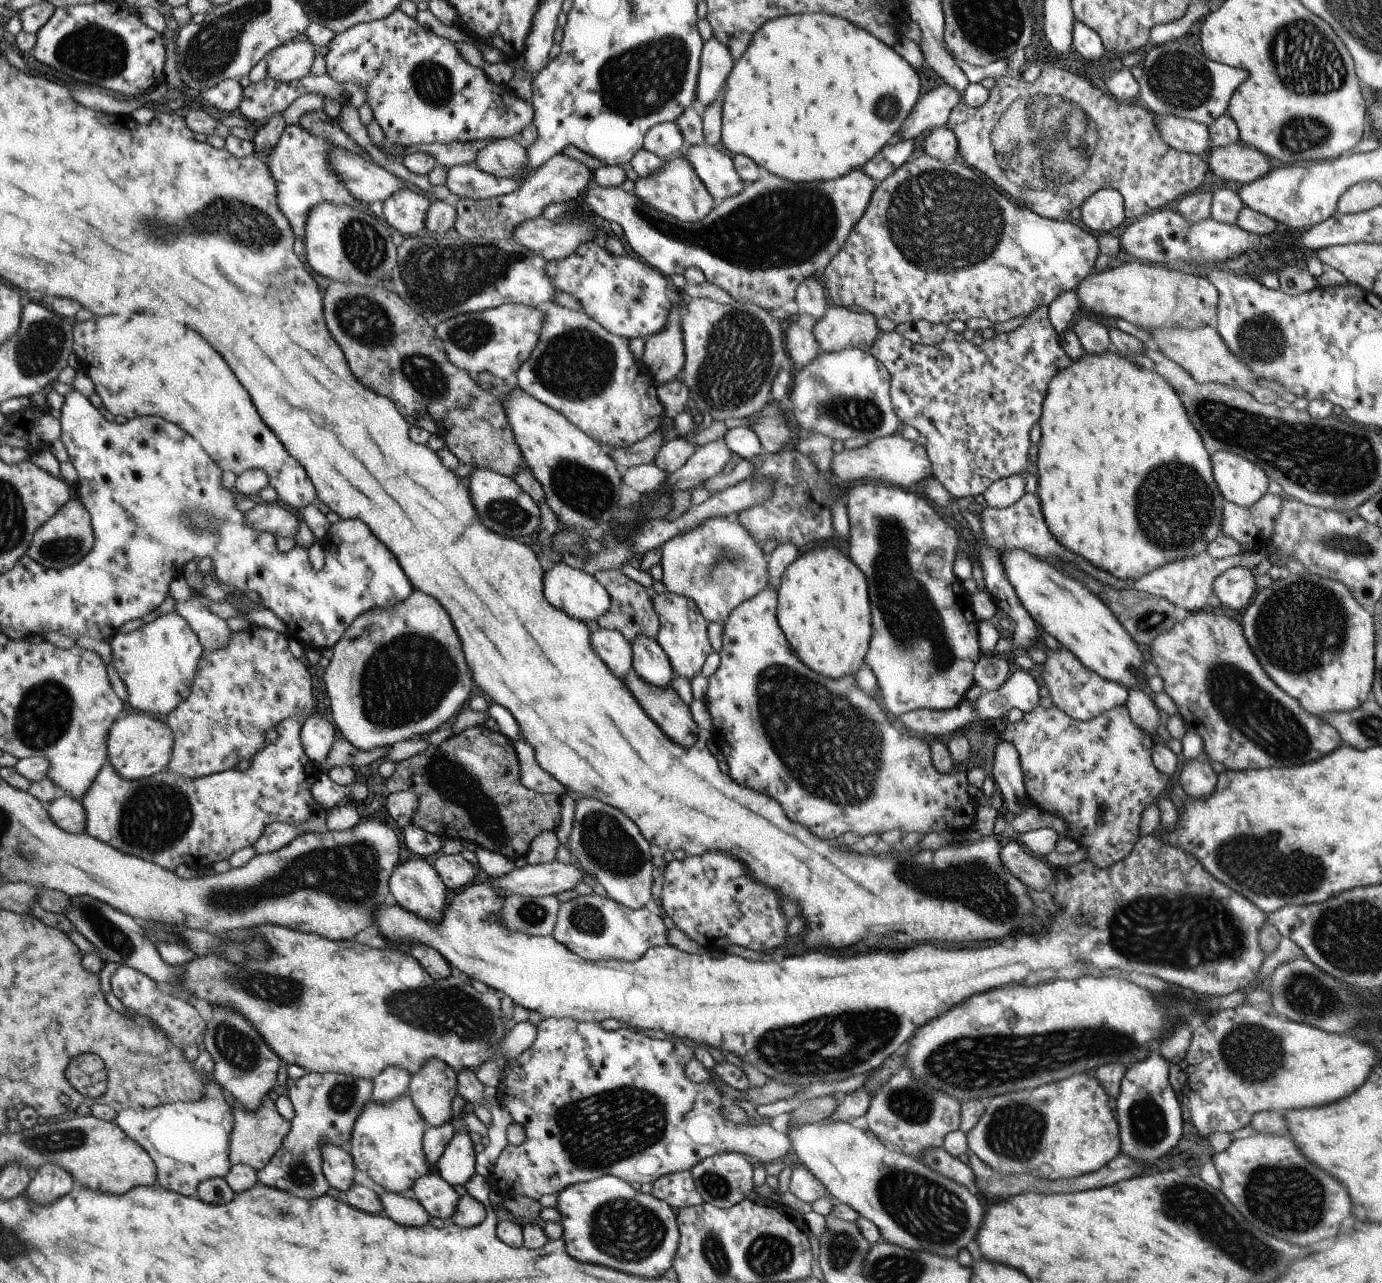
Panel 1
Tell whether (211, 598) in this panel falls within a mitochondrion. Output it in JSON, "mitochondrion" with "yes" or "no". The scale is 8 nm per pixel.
{"mitochondrion":"no"}

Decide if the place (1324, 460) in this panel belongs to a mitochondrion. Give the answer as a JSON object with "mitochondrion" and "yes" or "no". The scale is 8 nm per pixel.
{"mitochondrion":"yes"}

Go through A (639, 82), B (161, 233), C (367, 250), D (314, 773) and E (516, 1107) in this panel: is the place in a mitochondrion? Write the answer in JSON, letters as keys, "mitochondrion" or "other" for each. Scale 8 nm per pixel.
{"A":"mitochondrion","B":"mitochondrion","C":"mitochondrion","D":"other","E":"other"}

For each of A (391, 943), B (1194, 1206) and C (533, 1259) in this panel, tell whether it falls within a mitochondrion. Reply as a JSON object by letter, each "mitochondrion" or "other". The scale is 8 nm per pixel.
{"A":"other","B":"mitochondrion","C":"other"}

